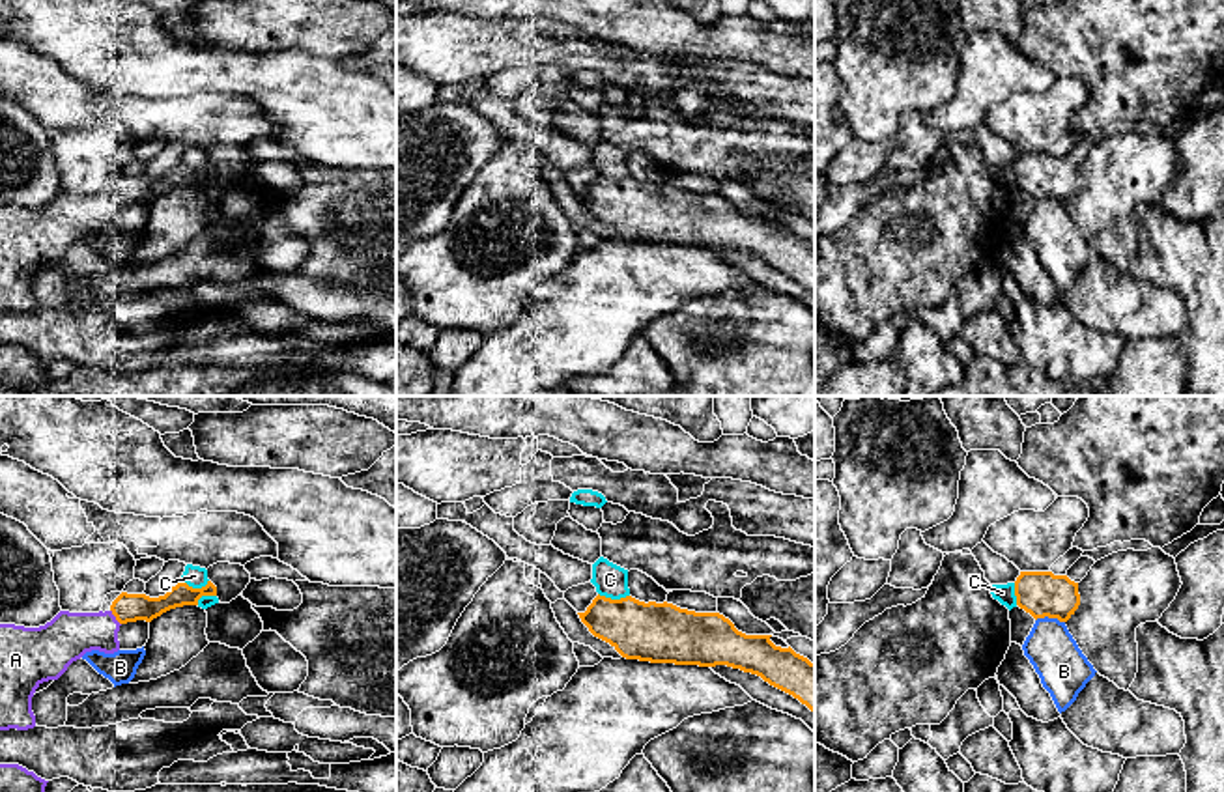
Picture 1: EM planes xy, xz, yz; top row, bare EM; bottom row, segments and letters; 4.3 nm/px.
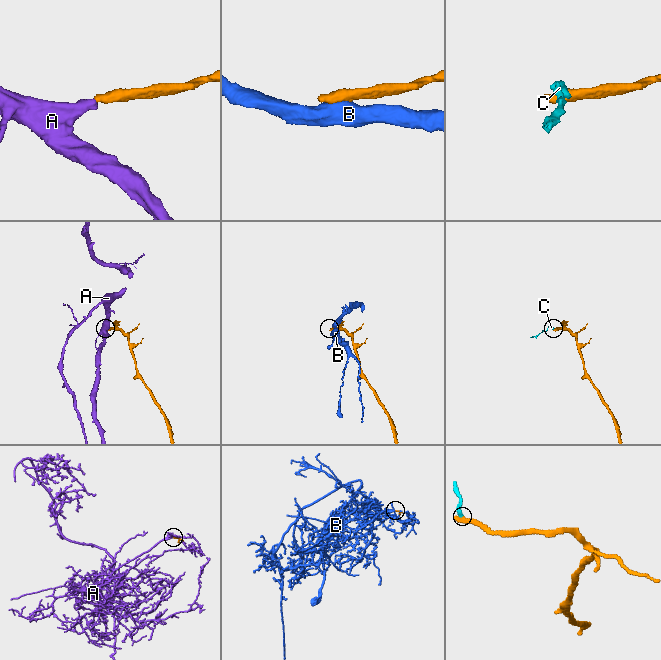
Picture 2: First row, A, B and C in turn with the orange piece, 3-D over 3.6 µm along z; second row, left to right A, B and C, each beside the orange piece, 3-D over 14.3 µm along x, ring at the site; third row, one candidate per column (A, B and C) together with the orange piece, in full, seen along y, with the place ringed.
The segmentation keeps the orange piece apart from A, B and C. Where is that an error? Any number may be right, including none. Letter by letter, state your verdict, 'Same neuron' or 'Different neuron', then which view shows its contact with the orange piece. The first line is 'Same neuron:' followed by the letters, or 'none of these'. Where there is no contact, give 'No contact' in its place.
Same neuron: A
A: Same neuron. Touches orange in xy
B: Different neuron. Touches orange in yz
C: Different neuron. Touches orange in xz

